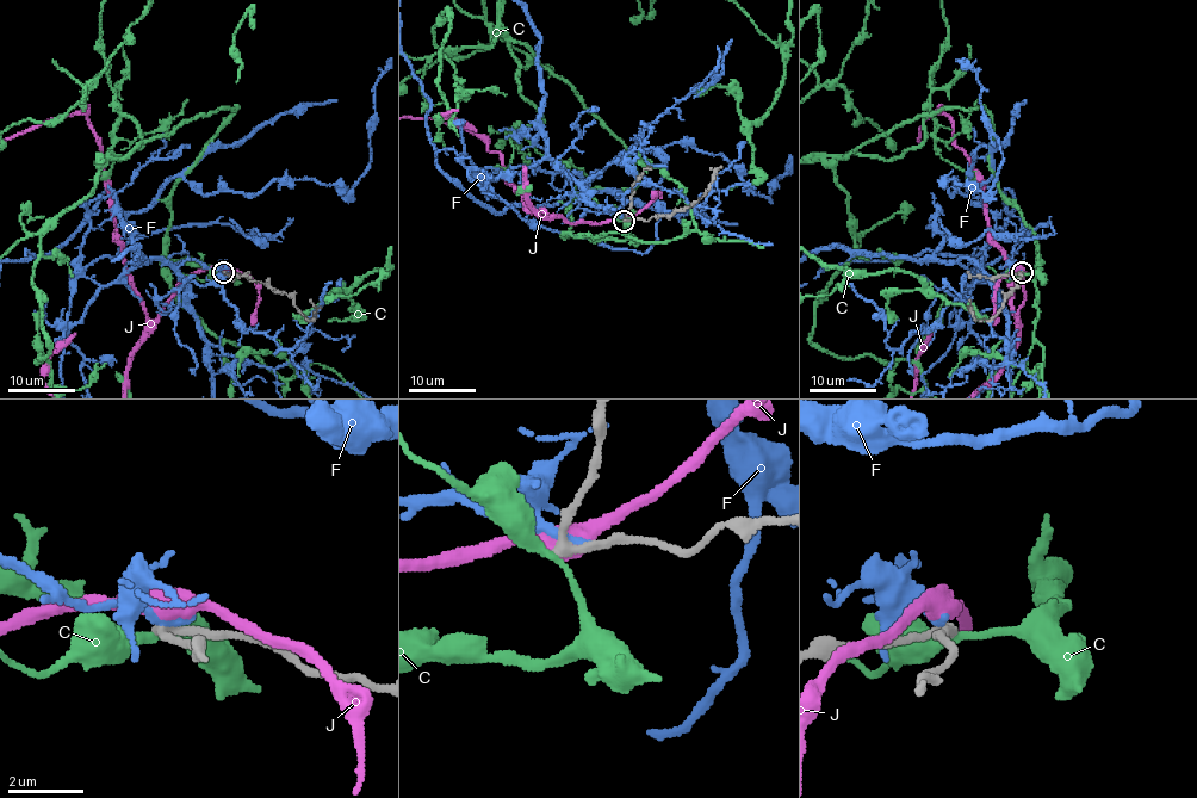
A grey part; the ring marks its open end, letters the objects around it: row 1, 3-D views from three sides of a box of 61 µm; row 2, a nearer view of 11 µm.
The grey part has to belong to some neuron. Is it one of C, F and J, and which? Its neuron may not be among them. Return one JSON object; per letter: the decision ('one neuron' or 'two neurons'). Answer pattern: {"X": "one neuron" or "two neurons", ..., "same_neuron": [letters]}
{"C": "two neurons", "F": "two neurons", "J": "two neurons", "same_neuron": []}

